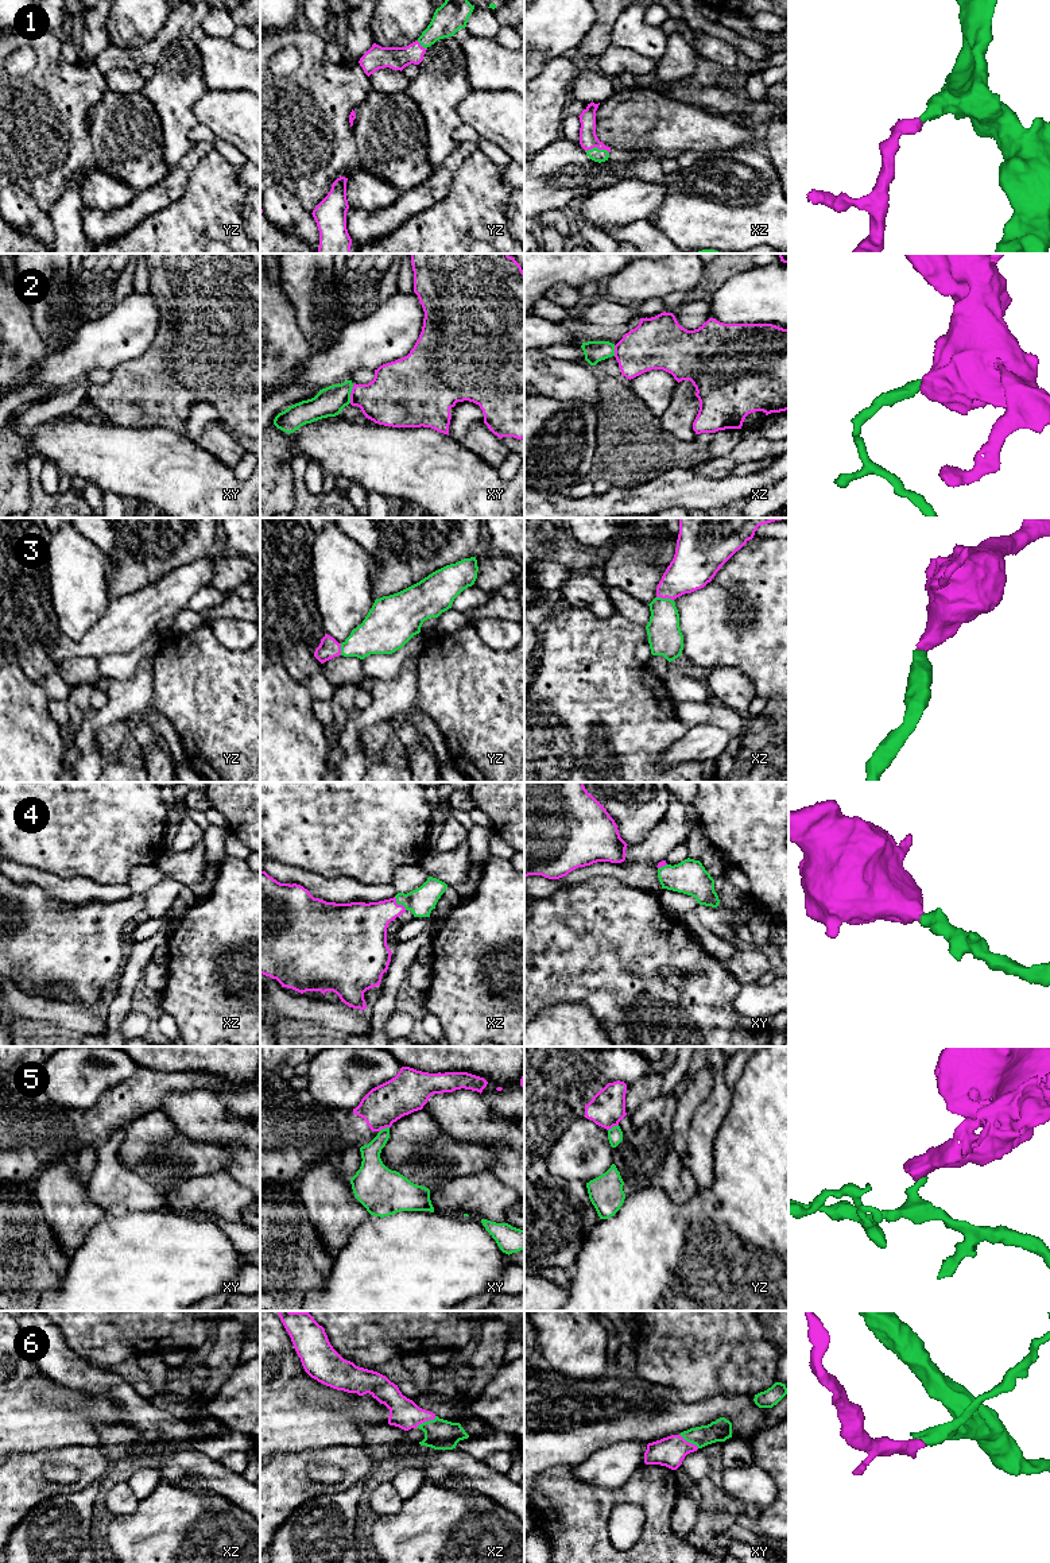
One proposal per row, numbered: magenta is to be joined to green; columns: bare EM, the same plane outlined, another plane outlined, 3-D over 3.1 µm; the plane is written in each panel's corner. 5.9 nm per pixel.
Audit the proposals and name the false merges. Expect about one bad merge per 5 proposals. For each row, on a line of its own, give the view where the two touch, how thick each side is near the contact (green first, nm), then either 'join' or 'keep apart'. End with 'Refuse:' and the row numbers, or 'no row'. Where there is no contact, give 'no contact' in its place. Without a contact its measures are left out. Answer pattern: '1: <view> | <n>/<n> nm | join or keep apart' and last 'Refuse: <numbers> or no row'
1: xz | 80/110 nm | join
2: xy | 170/320 nm | keep apart
3: xz | 200/260 nm | join
4: xz | 160/280 nm | join
5: xy | 150/240 nm | keep apart
6: xz | 180/180 nm | join
Refuse: 2, 5

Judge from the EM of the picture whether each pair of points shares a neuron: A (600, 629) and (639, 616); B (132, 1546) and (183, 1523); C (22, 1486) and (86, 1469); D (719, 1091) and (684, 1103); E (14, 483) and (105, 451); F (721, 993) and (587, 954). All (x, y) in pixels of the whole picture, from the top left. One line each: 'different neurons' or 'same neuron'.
A: different neurons
B: same neuron
C: same neuron
D: different neurons
E: different neurons
F: same neuron

